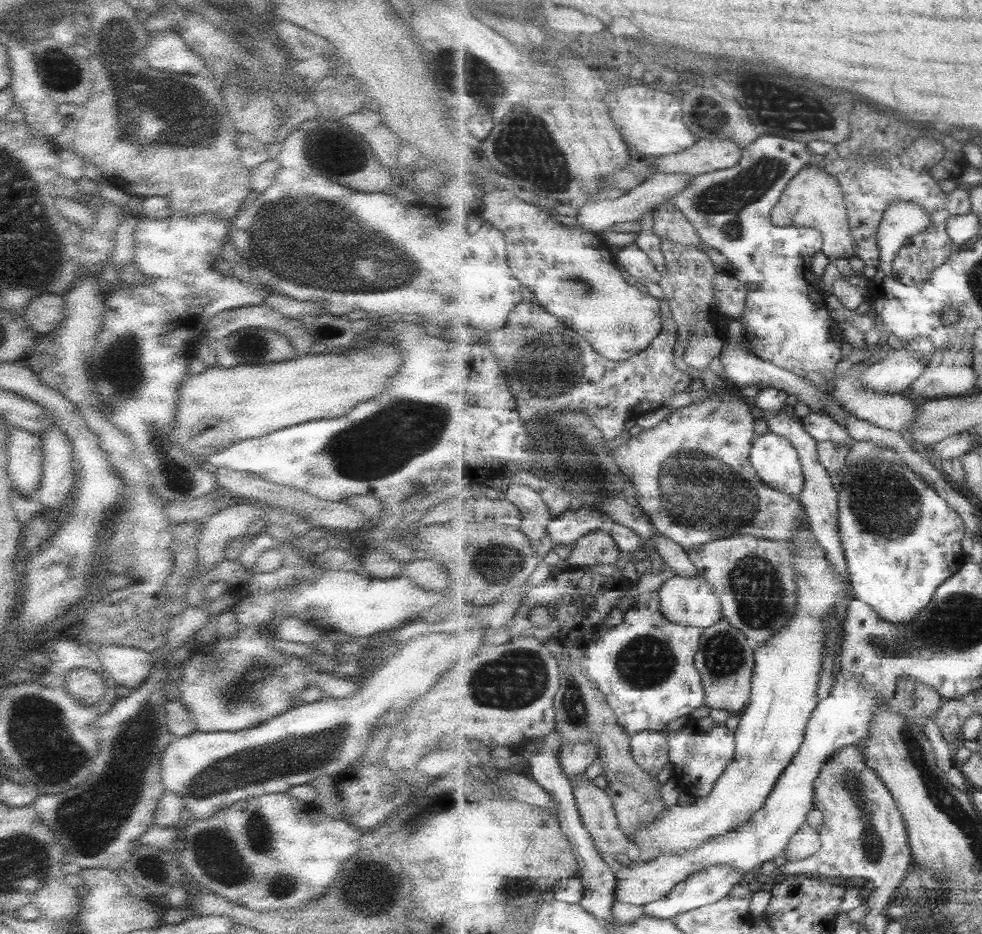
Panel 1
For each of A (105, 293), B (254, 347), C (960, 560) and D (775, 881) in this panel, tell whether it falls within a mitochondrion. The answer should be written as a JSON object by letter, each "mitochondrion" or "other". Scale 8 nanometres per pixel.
{"A":"other","B":"other","C":"other","D":"other"}

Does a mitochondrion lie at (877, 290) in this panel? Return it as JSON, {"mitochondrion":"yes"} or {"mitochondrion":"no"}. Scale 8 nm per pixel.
{"mitochondrion":"no"}

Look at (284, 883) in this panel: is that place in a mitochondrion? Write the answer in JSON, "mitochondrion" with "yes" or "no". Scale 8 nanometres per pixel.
{"mitochondrion":"yes"}

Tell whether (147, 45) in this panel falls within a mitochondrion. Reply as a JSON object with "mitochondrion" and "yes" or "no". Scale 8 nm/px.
{"mitochondrion":"no"}

